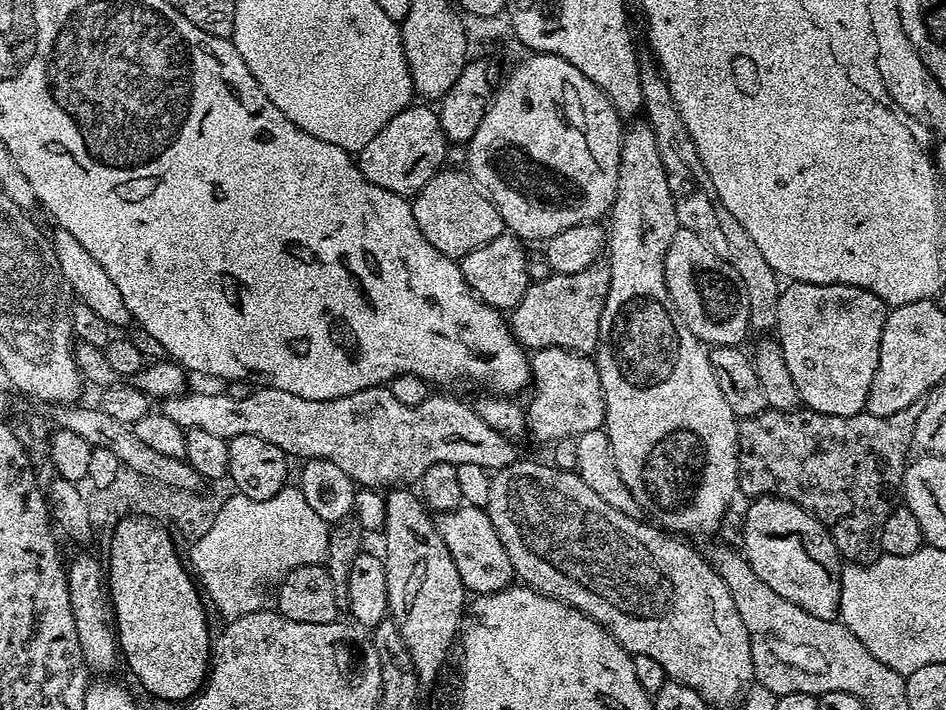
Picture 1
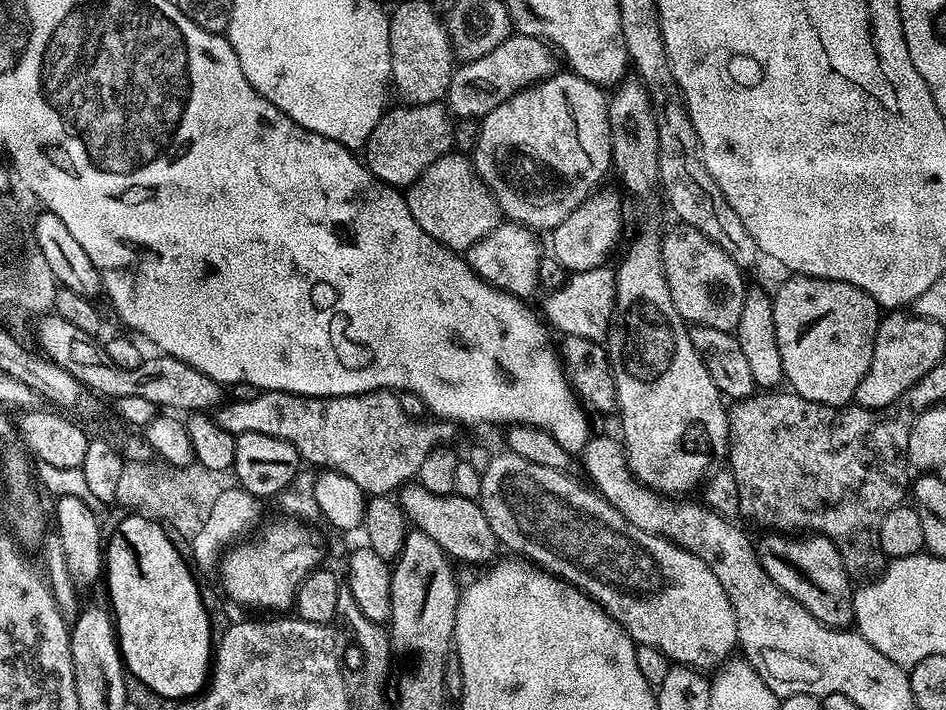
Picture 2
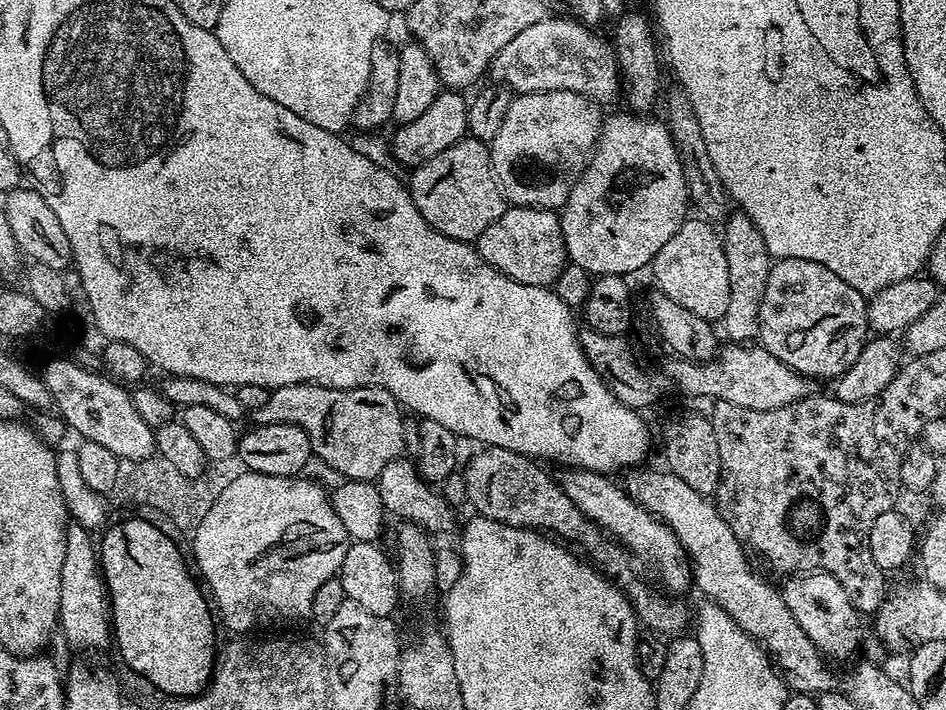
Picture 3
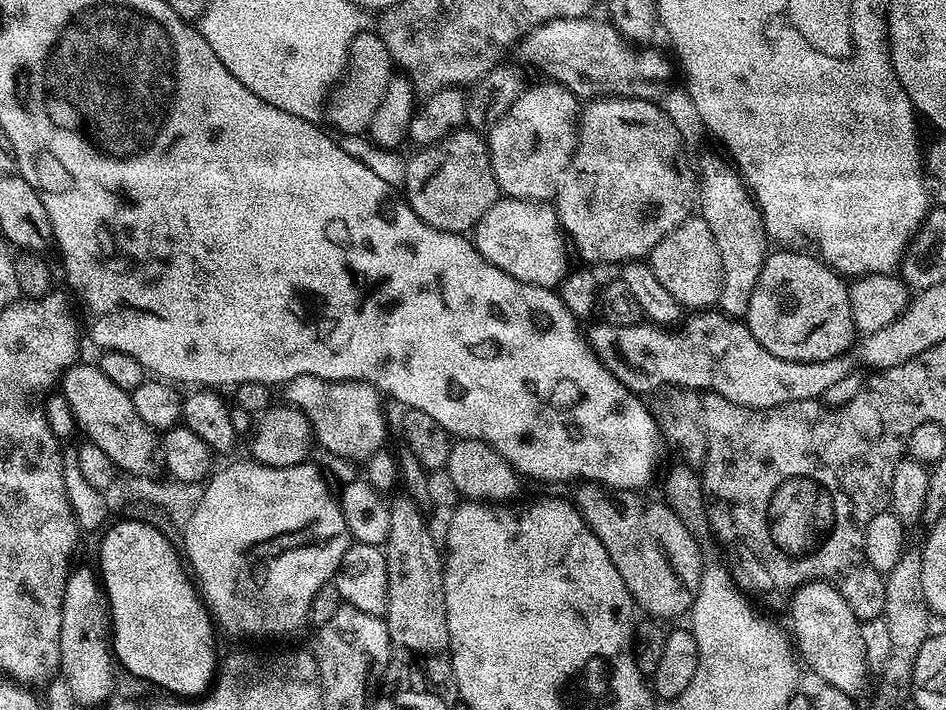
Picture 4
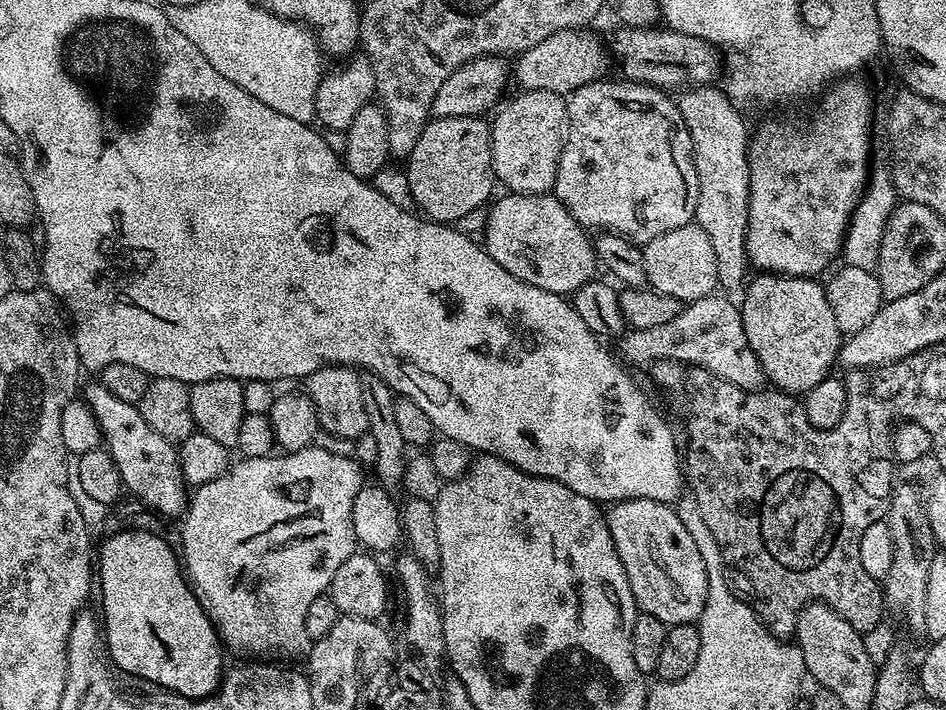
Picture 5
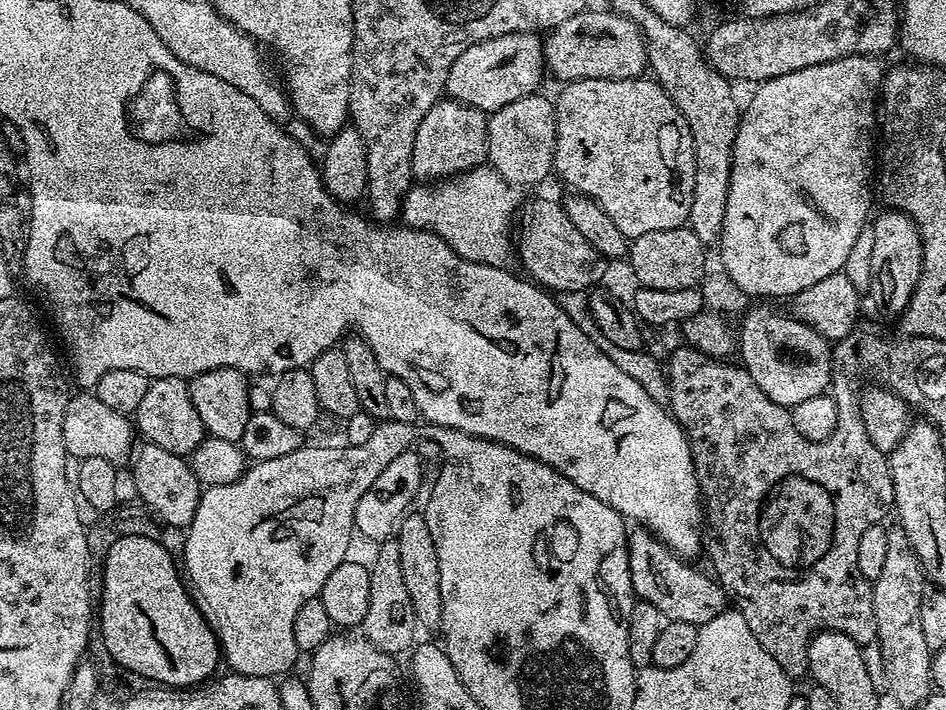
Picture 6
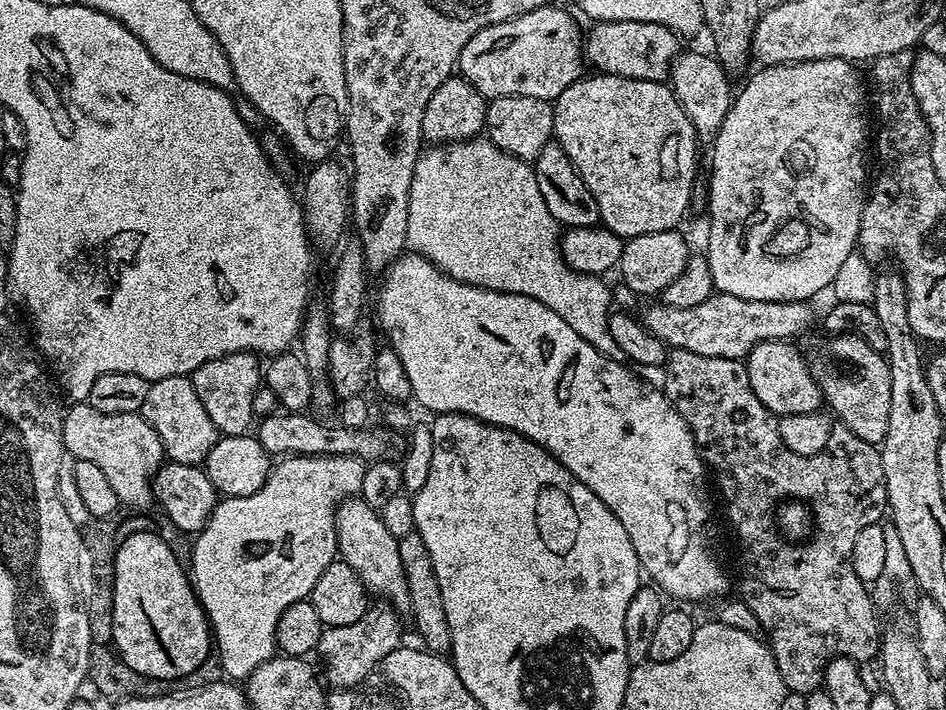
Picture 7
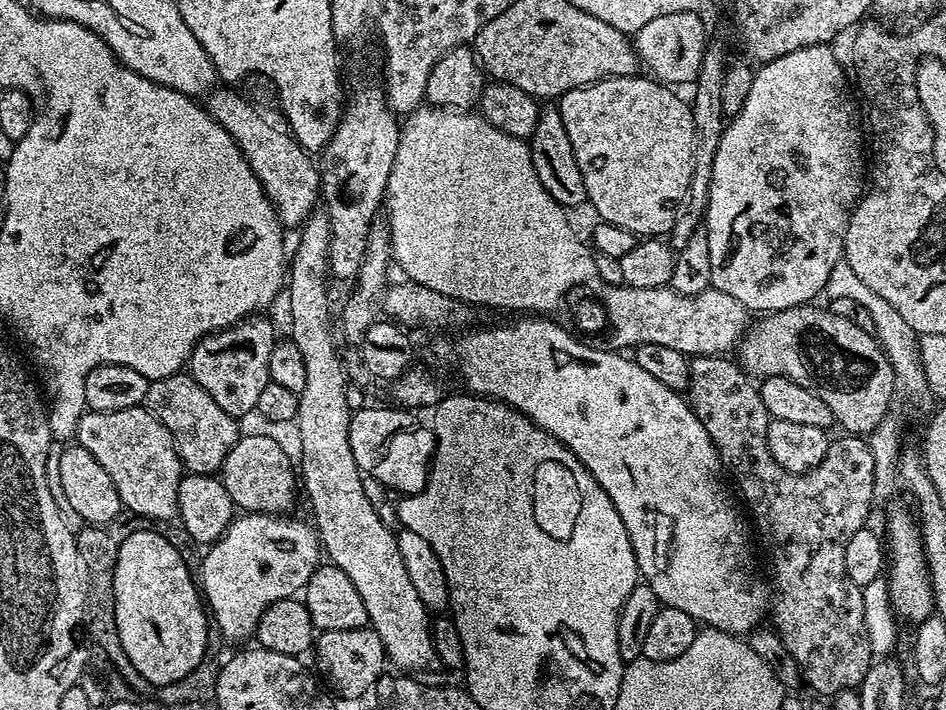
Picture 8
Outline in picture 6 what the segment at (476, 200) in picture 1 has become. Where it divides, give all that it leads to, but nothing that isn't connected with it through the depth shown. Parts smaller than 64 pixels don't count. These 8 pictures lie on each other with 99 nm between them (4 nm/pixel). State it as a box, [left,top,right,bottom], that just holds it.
[412,98,488,182]

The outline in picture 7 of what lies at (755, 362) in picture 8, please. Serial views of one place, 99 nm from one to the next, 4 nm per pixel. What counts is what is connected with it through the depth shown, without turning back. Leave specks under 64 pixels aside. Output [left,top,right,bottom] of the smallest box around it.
[810,334,890,446]

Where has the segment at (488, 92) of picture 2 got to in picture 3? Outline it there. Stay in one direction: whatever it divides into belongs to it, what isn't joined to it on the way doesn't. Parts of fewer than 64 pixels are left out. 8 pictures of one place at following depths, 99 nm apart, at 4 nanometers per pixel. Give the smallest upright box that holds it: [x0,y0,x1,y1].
[490,14,622,102]

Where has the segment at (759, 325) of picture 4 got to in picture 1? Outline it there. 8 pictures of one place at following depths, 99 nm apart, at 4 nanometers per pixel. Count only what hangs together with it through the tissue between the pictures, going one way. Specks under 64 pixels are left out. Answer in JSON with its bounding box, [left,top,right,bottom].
[774,282,889,416]

